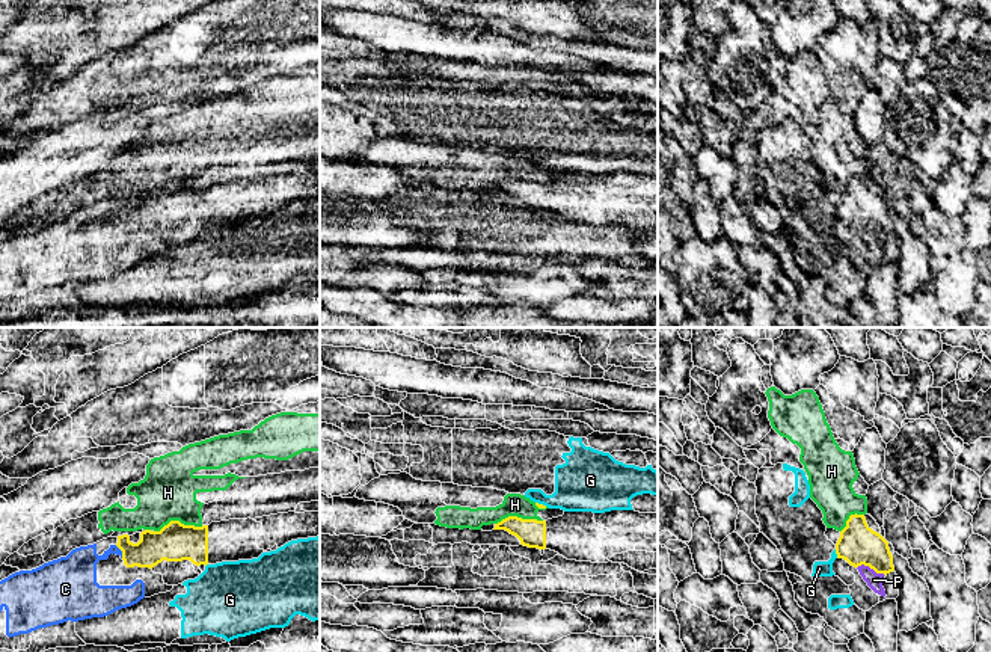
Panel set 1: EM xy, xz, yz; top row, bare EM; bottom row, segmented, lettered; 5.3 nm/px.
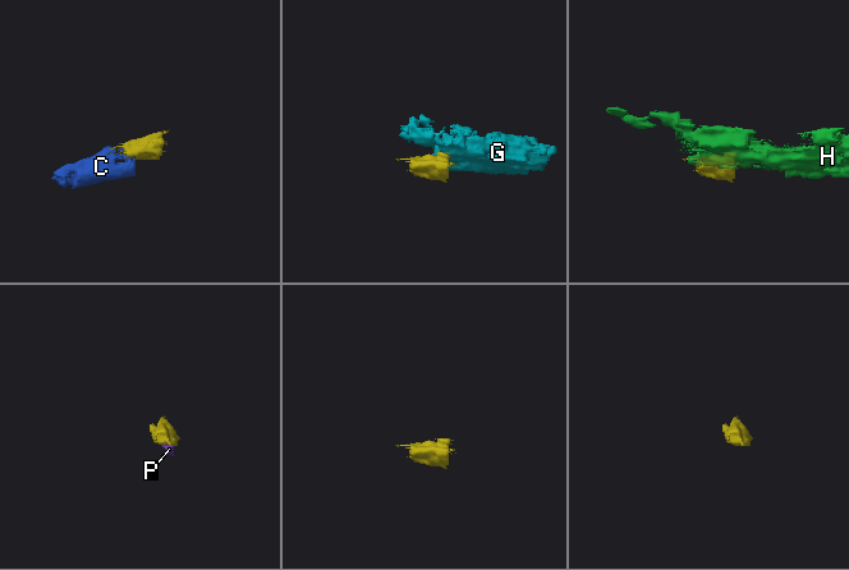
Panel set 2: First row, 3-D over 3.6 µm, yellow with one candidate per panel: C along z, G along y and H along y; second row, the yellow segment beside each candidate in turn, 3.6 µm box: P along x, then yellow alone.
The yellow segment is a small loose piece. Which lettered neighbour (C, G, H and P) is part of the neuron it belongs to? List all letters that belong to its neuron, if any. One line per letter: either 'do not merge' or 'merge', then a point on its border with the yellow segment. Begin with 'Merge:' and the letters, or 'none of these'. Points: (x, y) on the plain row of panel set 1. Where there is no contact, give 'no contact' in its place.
Merge: C, P
C: merge | xy (121, 212)
G: do not merge | yz (836, 215)
H: do not merge | xy (178, 183)
P: merge | yz (871, 230)

